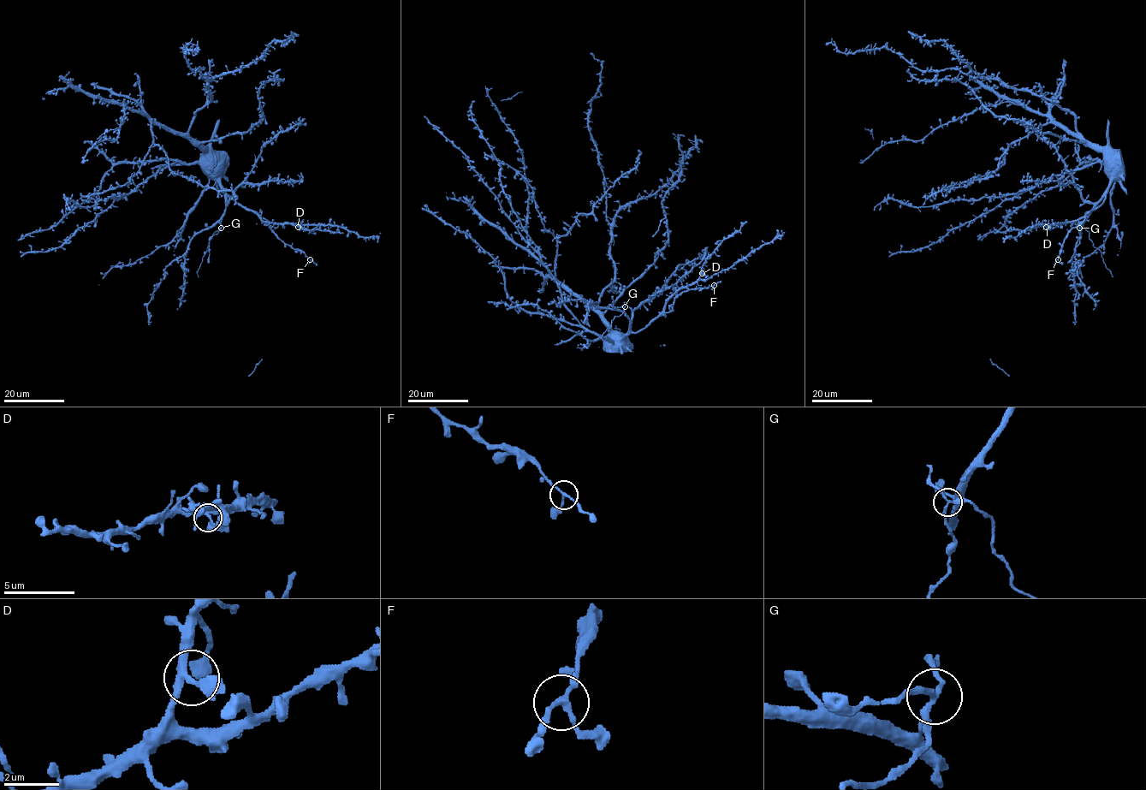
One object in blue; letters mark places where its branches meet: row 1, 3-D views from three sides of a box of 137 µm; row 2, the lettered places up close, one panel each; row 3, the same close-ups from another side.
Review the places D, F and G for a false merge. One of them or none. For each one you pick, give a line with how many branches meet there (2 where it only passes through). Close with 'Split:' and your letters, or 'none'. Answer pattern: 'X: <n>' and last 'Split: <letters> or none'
G: 3
Split: G

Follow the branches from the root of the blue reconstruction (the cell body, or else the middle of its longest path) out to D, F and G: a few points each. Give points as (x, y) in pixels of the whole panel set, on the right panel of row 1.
D: (1110, 163), (1105, 168), (1110, 187), (1100, 204), (1077, 219), (1046, 227)
F: (1110, 163), (1105, 168), (1110, 180), (1105, 199), (1065, 236), (1058, 259)
G: (1110, 163), (1105, 168), (1109, 187), (1079, 228)

